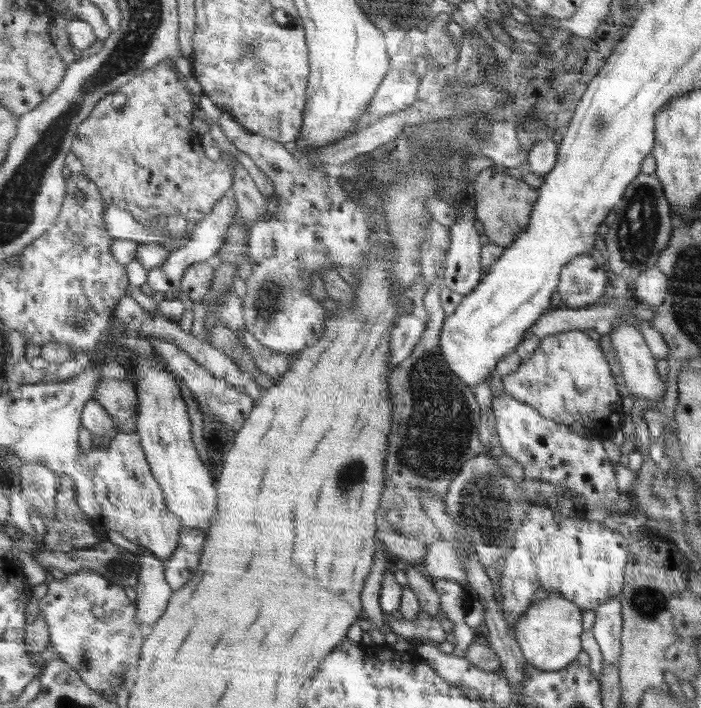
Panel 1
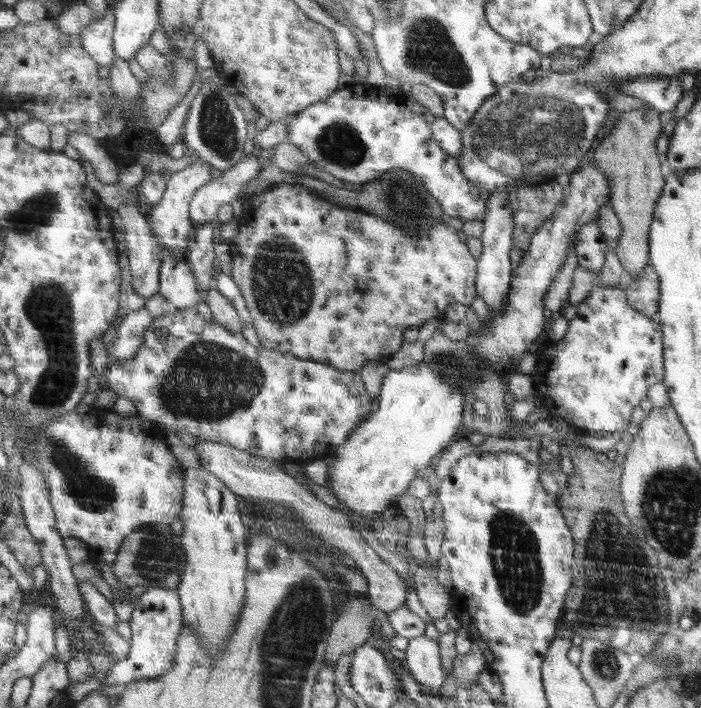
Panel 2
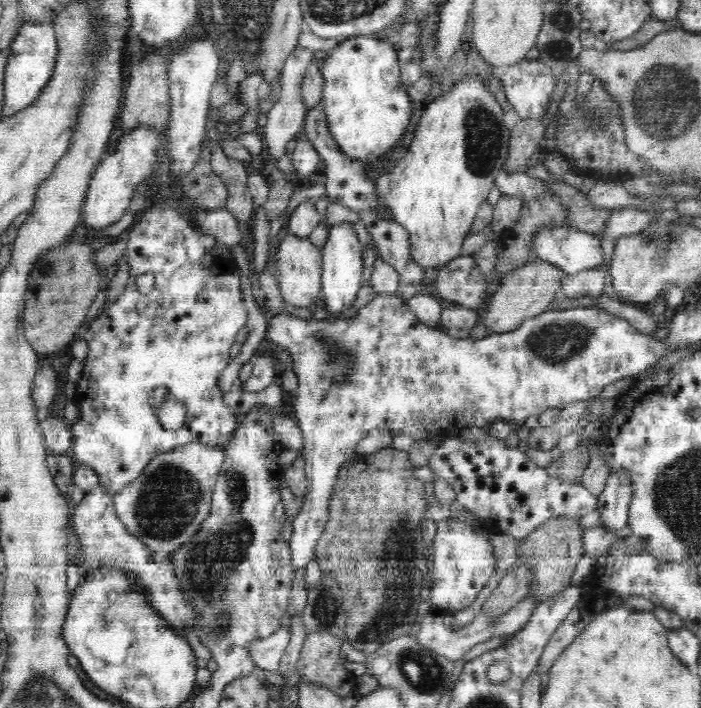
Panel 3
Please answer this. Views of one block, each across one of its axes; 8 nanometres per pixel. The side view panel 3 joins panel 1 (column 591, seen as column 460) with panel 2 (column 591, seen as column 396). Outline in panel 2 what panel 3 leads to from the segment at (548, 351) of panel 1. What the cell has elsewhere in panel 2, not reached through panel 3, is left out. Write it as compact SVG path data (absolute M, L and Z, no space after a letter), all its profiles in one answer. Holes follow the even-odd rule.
M599 286L577 304L575 318L569 320L565 336L553 348L553 362L545 372L545 386L551 388L547 392L555 392L551 394L555 398L555 404L549 406L549 414L555 418L561 416L571 428L587 430L593 436L597 436L599 432L615 434L615 430L625 430L629 414L633 414L631 410L639 404L651 384L663 384L663 376L665 366L661 326L631 308L627 304L627 294L621 286Z

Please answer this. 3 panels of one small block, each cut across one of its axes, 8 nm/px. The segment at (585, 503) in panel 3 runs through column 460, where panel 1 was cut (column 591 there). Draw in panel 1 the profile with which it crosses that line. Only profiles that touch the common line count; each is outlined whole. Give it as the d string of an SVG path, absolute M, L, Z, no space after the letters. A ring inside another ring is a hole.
M505 394L491 400L491 412L495 416L495 432L499 438L497 446L503 448L503 456L511 456L523 466L525 480L541 480L563 492L575 492L583 502L595 506L613 506L613 500L619 498L615 464L607 458L601 440L585 440L575 428L555 424L535 412L533 406L521 404Z

